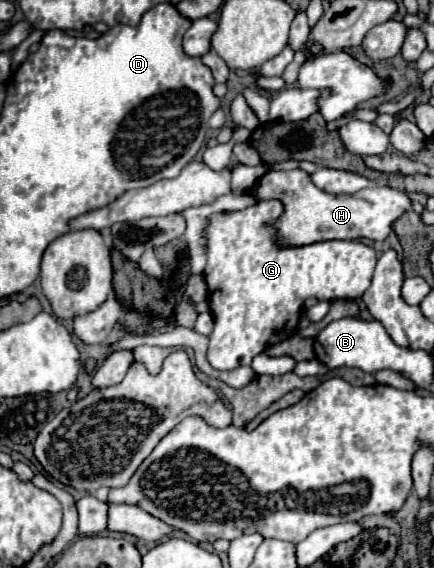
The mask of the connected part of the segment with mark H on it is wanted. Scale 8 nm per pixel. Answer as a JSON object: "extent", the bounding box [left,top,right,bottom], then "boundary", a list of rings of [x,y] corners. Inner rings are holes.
{"extent":[252,169,412,245],"boundary":[[[302,169],[268,171],[252,193],[258,199],[280,199],[284,203],[284,215],[276,221],[284,245],[308,245],[328,239],[384,241],[392,231],[392,223],[412,211],[412,201],[404,191],[376,185],[376,193],[374,187],[364,189],[364,199],[358,195],[330,195],[320,191]]]}

